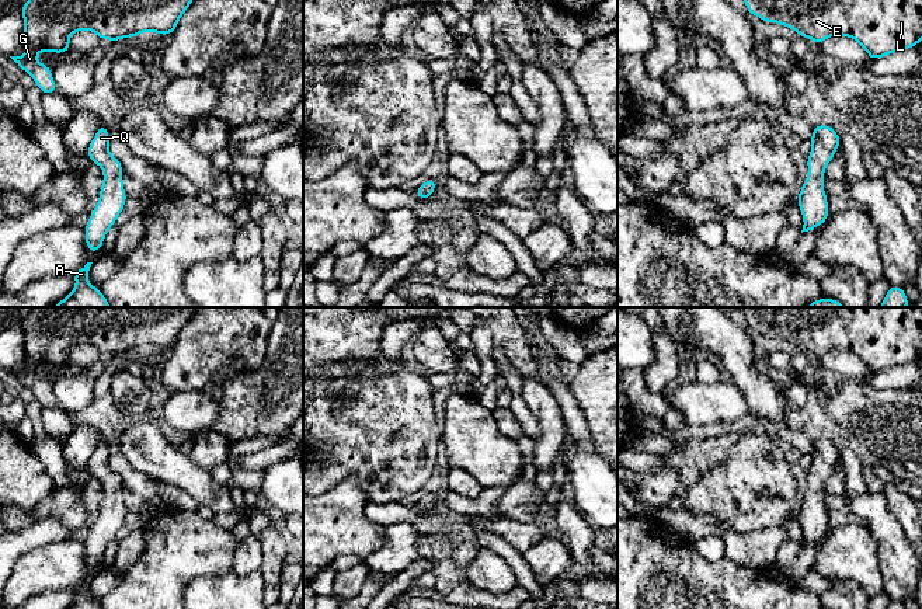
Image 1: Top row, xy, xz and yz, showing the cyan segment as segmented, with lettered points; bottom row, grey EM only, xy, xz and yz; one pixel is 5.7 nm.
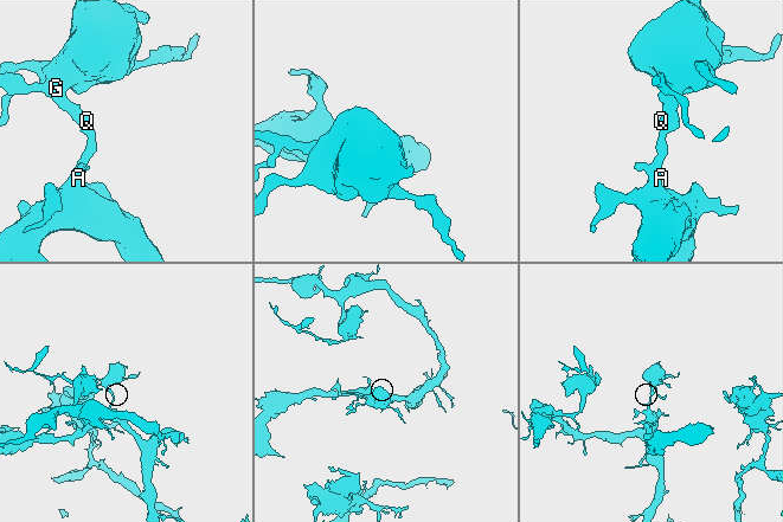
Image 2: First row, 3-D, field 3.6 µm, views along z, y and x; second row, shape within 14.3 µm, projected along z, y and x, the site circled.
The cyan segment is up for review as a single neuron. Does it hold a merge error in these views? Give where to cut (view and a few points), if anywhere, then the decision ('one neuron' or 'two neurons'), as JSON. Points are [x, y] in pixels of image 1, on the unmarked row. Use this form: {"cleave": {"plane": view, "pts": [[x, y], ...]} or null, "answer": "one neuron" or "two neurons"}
{"cleave": null, "answer": "one neuron"}

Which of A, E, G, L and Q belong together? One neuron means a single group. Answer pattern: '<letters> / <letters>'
A E G L Q

